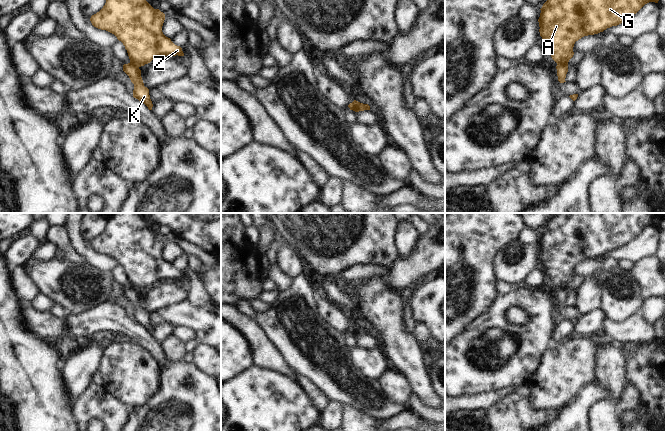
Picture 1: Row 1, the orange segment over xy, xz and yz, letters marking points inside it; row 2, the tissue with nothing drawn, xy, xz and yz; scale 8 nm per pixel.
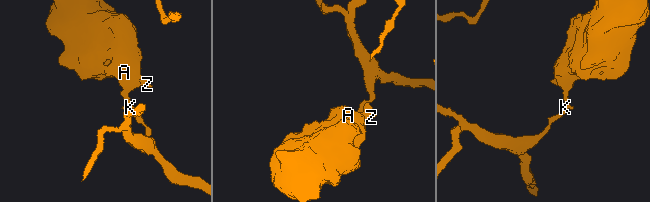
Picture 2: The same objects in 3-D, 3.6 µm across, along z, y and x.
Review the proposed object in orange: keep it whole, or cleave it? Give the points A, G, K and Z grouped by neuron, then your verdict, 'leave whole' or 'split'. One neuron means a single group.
groups A G Z / K; split

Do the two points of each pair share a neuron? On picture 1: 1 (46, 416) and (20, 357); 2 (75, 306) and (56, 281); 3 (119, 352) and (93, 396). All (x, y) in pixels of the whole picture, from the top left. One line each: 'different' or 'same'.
1: same
2: same
3: different

